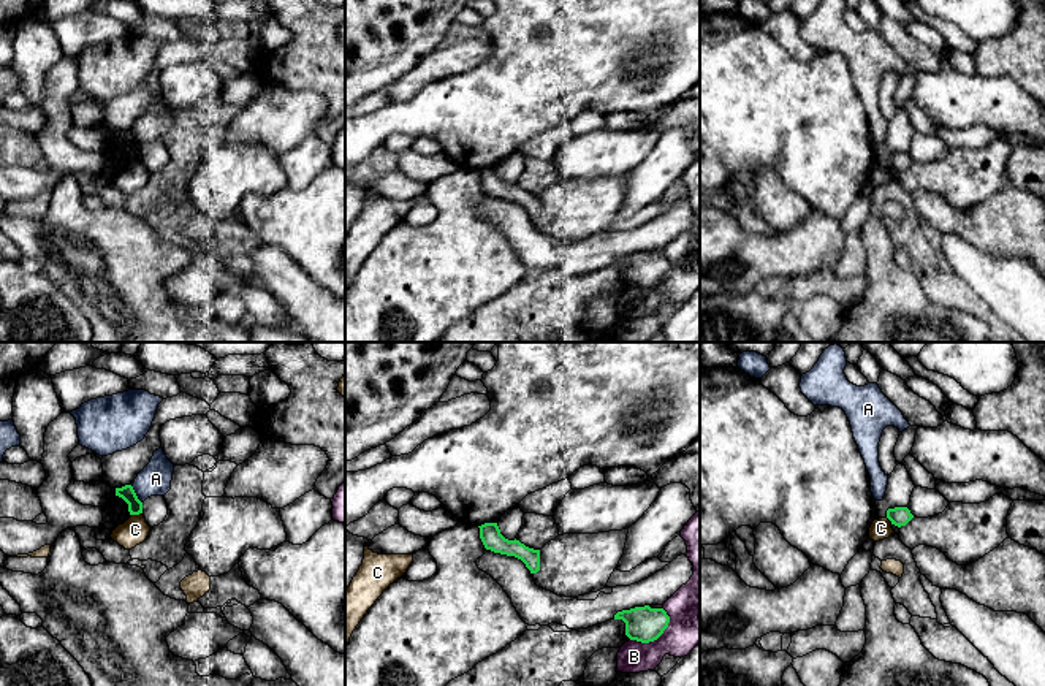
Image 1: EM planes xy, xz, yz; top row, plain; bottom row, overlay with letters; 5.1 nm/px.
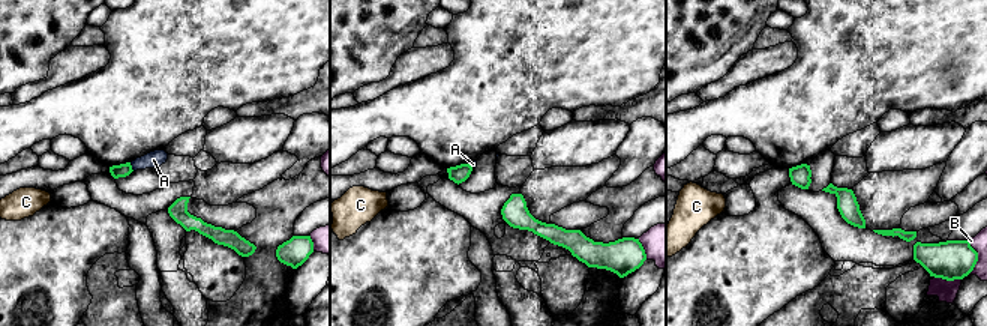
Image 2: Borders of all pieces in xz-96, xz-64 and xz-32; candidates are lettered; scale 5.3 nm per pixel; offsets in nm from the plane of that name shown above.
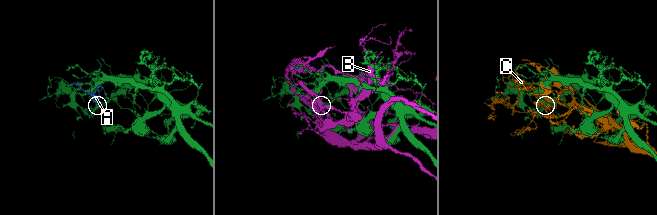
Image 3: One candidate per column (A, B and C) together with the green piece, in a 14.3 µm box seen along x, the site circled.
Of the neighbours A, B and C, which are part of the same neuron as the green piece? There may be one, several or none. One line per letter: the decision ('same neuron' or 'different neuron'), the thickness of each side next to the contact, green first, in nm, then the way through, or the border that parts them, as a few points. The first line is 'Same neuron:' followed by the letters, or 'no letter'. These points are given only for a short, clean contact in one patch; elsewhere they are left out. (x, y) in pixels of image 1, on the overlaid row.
Same neuron: no letter
A: different neuron | 80/160 nm | along xy (130, 485), (141, 503)
B: different neuron | 180/300 nm
C: different neuron | 80/140 nm

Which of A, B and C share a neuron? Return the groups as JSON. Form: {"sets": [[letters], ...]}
{"sets": [["A"], ["B"], ["C"]]}

